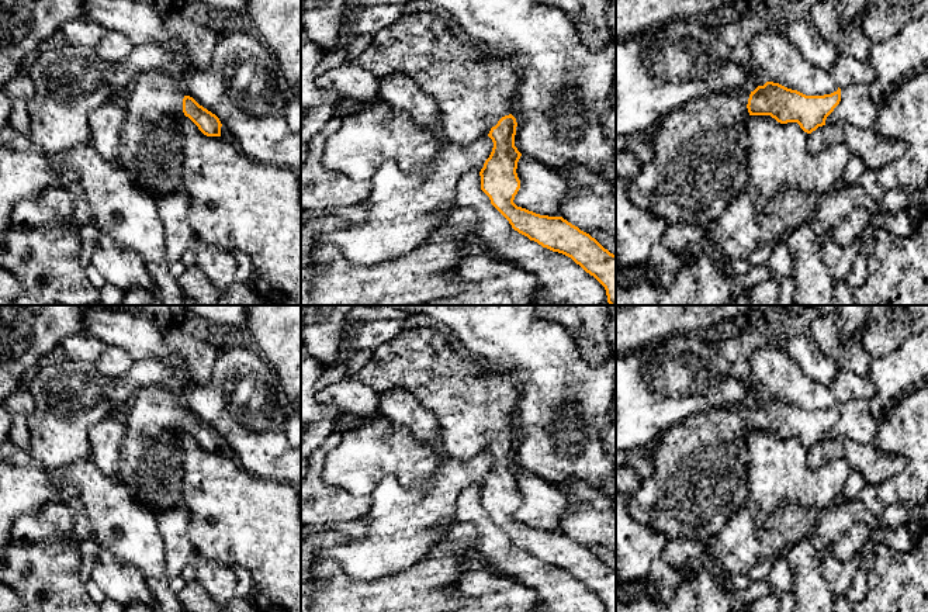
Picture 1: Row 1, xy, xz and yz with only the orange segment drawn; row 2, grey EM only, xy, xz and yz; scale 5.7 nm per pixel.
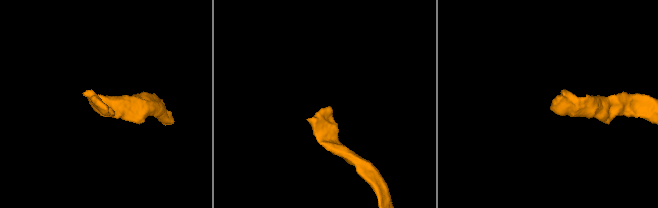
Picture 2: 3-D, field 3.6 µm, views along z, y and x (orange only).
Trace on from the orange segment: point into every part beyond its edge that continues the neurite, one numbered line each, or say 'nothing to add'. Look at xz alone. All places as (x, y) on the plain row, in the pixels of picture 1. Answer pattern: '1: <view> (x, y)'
1: xz (474, 405)

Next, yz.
1: yz (700, 466)

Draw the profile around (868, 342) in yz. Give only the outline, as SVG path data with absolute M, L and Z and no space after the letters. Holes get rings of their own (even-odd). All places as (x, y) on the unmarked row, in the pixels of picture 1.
M870 305L866 326L858 336L872 359L898 348L907 338L928 328L928 305Z

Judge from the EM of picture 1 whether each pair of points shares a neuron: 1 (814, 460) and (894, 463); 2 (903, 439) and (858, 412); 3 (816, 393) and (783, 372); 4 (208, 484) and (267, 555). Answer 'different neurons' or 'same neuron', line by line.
1: same neuron
2: different neurons
3: same neuron
4: same neuron

